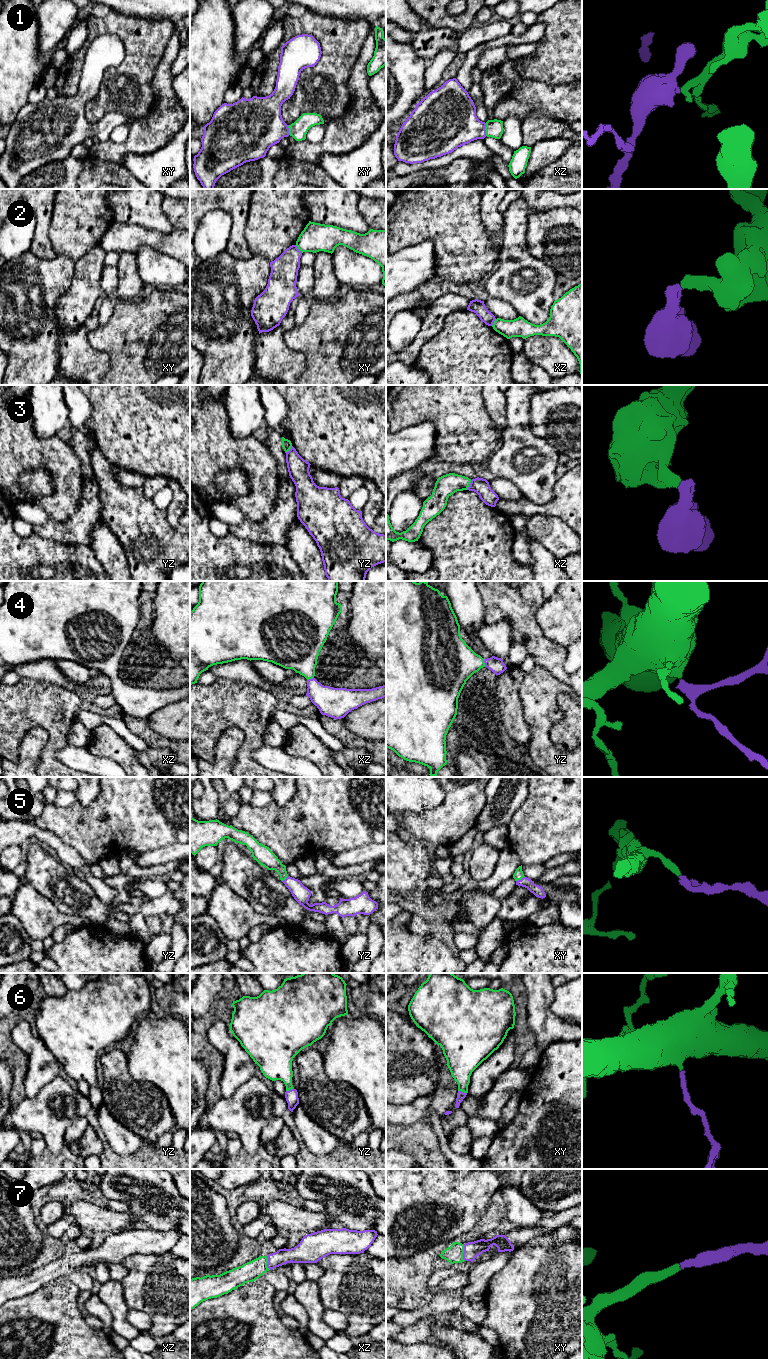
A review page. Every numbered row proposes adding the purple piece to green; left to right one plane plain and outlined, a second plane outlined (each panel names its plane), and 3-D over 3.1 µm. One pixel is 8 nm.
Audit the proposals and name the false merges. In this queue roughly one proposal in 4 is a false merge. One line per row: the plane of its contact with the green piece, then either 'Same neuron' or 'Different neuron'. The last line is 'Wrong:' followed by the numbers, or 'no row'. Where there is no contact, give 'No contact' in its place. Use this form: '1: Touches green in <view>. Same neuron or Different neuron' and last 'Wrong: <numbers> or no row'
1: Touches green in xz. Same neuron
2: Touches green in xy. Different neuron
3: Touches green in xz. Different neuron
4: Touches green in yz. Same neuron
5: Touches green in xy. Same neuron
6: Touches green in xy. Same neuron
7: Touches green in xy. Same neuron
Wrong: 2, 3

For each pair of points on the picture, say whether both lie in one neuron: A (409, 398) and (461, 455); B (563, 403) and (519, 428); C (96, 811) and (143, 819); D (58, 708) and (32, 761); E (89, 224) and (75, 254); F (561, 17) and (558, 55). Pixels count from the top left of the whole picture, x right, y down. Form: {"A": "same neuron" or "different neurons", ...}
{"A": "same neuron", "B": "different neurons", "C": "same neuron", "D": "different neurons", "E": "same neuron", "F": "same neuron"}

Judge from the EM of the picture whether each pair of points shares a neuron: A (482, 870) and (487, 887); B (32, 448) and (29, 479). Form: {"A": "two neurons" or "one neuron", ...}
{"A": "two neurons", "B": "two neurons"}

